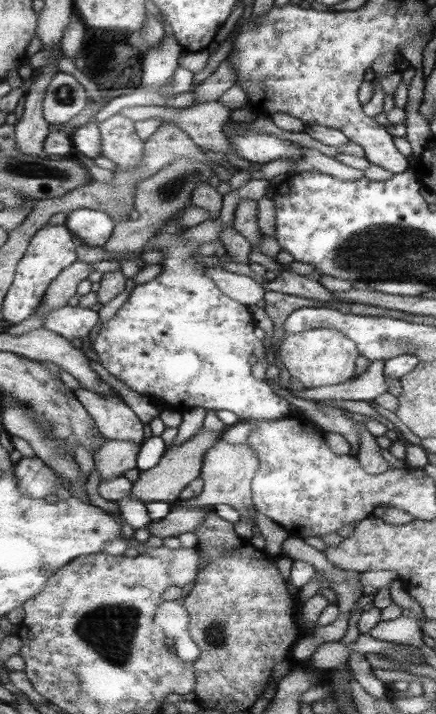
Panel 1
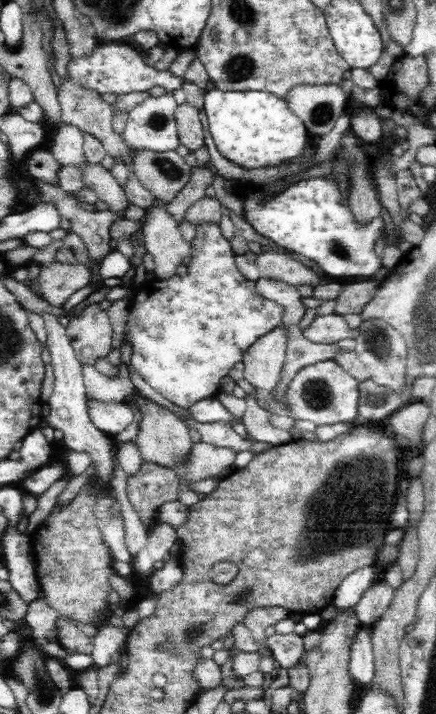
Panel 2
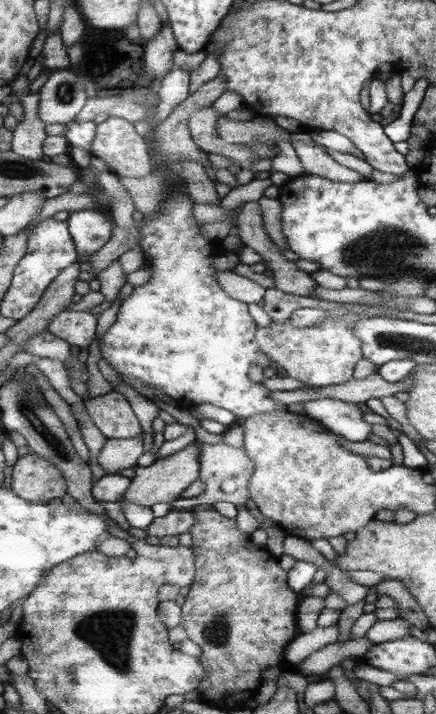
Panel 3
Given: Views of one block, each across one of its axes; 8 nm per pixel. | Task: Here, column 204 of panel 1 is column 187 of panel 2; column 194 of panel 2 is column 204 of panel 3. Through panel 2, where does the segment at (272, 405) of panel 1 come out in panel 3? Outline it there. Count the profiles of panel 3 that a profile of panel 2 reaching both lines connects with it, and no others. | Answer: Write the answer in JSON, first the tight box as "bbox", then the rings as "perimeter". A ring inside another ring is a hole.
{"bbox":[100,184,286,421],"perimeter":[[[182,184],[182,187],[176,187],[175,191],[172,191],[172,186],[170,186],[170,196],[165,200],[163,207],[160,207],[159,211],[156,211],[147,221],[141,224],[141,237],[139,240],[141,243],[139,246],[141,246],[141,251],[144,254],[150,256],[149,263],[146,263],[146,265],[149,265],[149,268],[151,268],[151,275],[144,286],[135,287],[130,297],[122,301],[116,322],[108,328],[101,340],[100,352],[102,352],[102,358],[110,362],[108,366],[116,372],[120,379],[122,376],[139,379],[145,386],[161,390],[166,395],[171,396],[181,407],[190,408],[204,403],[213,404],[214,406],[219,406],[220,408],[225,408],[233,412],[240,421],[250,418],[251,416],[271,413],[276,409],[286,407],[286,404],[280,404],[272,400],[271,397],[268,397],[270,391],[267,390],[262,383],[252,383],[250,377],[248,377],[248,370],[250,370],[252,362],[254,362],[256,356],[258,356],[259,342],[256,342],[256,328],[258,328],[258,326],[256,326],[256,322],[254,322],[254,320],[250,318],[250,314],[248,314],[248,304],[230,296],[219,283],[217,279],[218,270],[212,266],[212,260],[214,260],[220,252],[214,248],[214,242],[210,242],[208,238],[204,238],[204,236],[200,234],[200,232],[202,232],[202,226],[200,226],[200,223],[195,219],[195,214],[193,213],[193,207],[196,202],[190,194],[188,194],[186,189],[183,191],[183,187],[184,184]]]}

